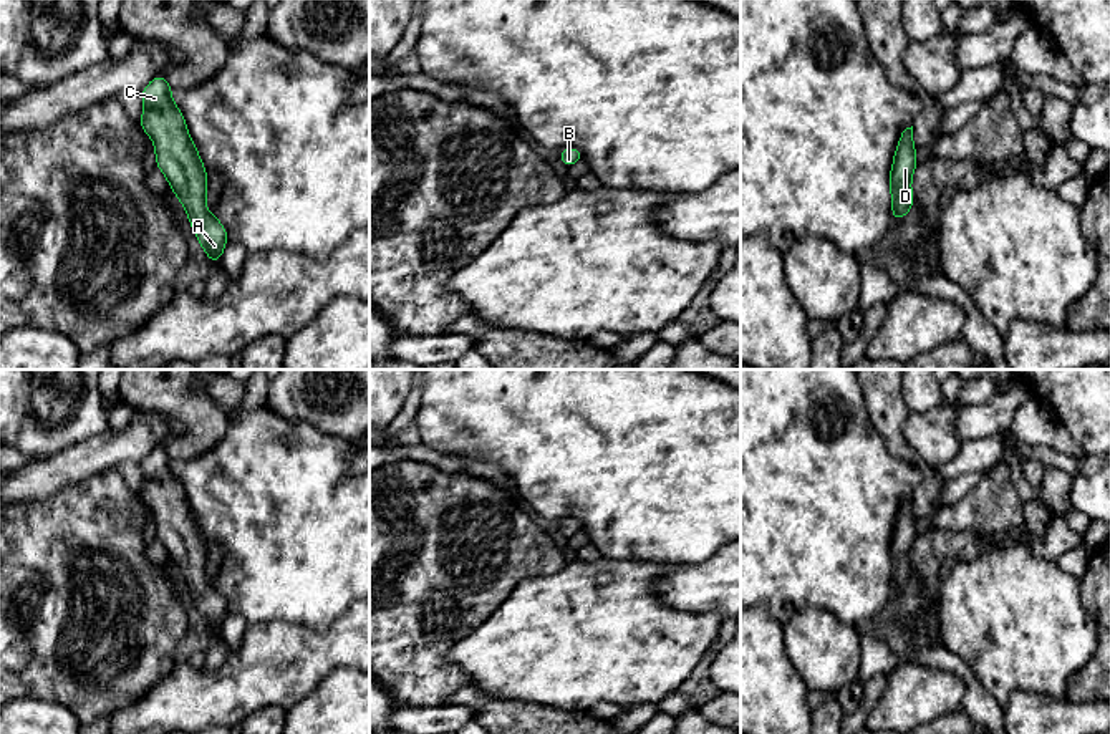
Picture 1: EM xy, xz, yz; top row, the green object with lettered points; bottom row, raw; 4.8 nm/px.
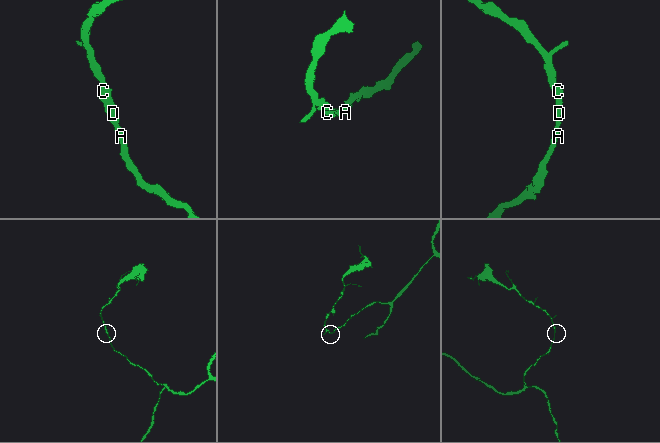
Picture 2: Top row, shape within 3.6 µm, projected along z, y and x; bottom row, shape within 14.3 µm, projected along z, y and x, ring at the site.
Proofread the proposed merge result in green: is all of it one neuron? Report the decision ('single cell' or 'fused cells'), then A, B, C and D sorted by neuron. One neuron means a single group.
single cell | A B C D

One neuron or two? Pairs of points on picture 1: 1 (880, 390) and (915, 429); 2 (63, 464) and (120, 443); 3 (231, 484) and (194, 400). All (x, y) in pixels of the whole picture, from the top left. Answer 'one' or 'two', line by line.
1: two
2: one
3: two

